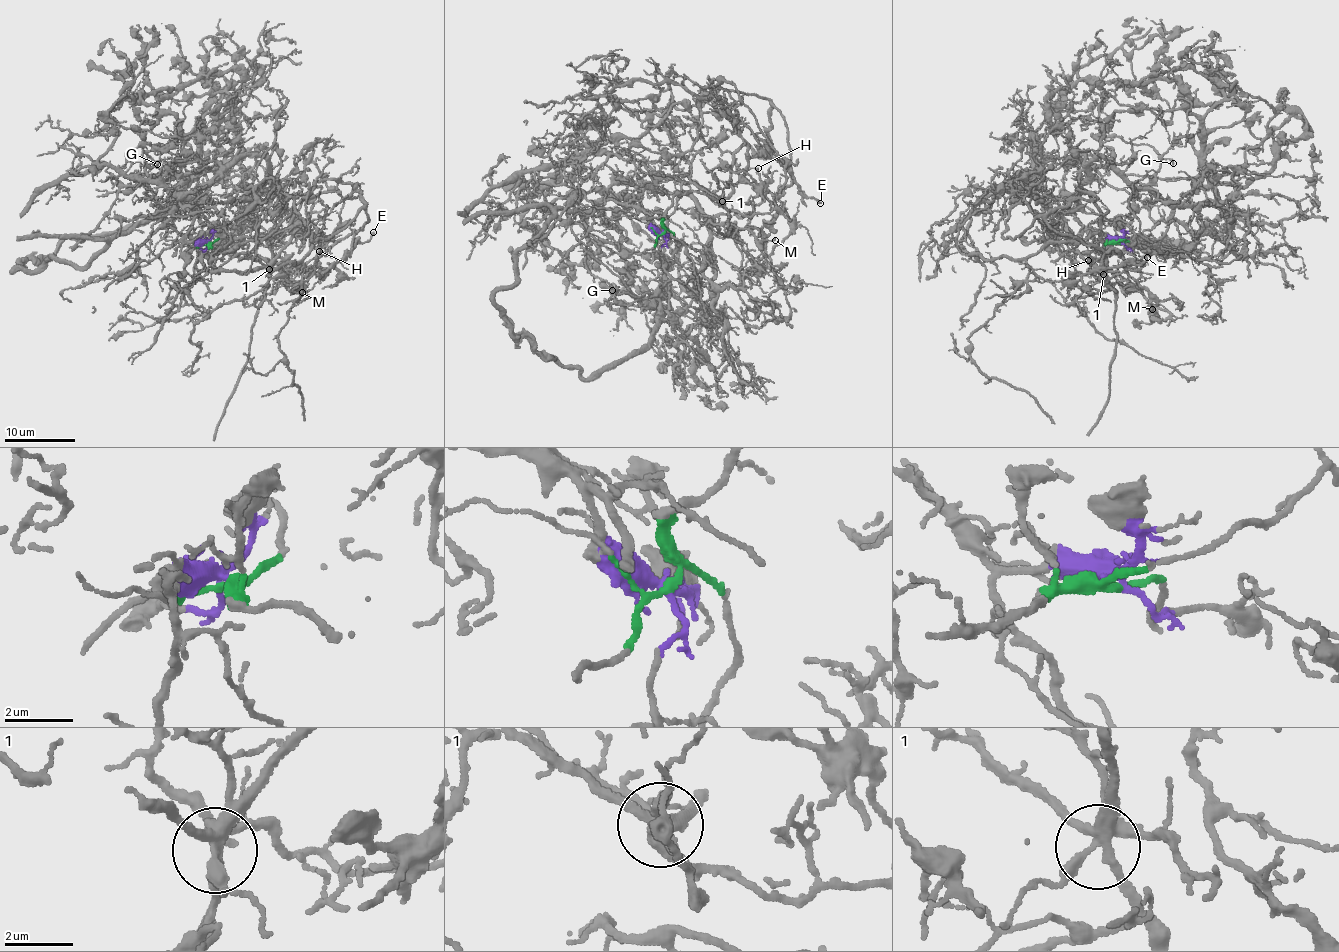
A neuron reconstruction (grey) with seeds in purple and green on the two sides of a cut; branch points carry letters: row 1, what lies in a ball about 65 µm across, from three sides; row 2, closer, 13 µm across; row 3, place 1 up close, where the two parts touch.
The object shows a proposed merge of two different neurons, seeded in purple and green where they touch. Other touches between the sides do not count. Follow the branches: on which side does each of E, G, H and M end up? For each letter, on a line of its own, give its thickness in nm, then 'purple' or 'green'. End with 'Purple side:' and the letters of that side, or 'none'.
E: calibre 200 nm; green
G: calibre 200 nm; purple
H: calibre 160 nm; green
M: calibre 160 nm; purple
Purple side: G, M

